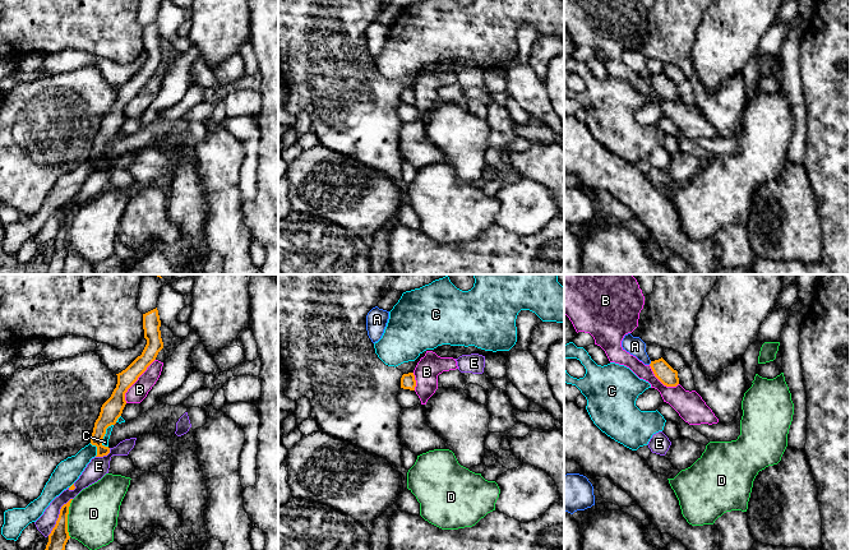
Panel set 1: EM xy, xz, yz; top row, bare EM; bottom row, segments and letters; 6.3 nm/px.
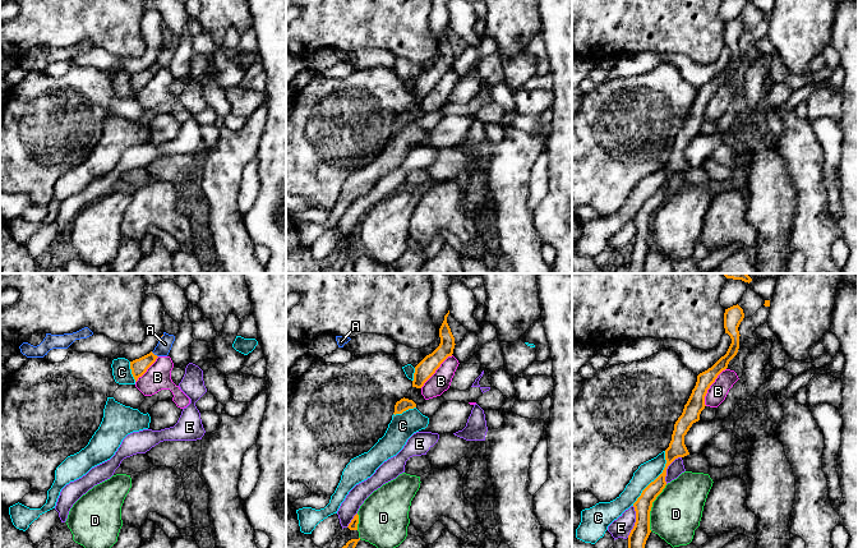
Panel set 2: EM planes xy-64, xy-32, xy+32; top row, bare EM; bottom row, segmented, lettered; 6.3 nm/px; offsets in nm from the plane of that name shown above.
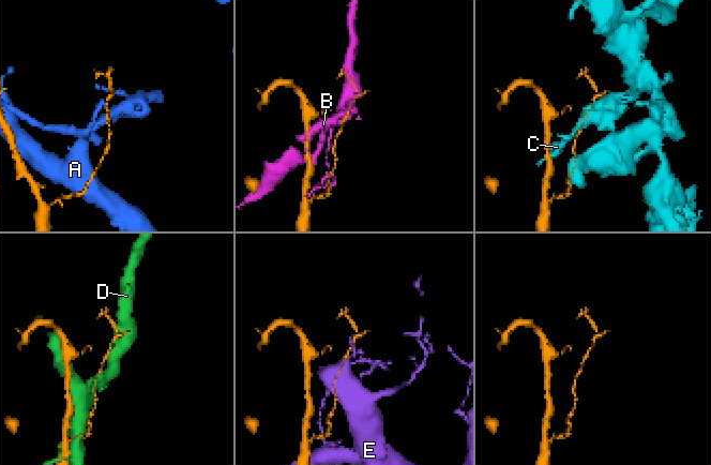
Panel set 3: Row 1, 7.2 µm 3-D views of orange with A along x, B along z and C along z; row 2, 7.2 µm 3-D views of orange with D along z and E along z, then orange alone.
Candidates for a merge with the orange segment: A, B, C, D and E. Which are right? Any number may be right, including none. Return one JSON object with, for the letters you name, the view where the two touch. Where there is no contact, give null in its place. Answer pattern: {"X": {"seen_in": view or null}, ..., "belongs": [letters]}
{"belongs": []}

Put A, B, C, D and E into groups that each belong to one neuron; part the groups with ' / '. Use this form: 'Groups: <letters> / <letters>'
Groups: A / B / C / D / E

